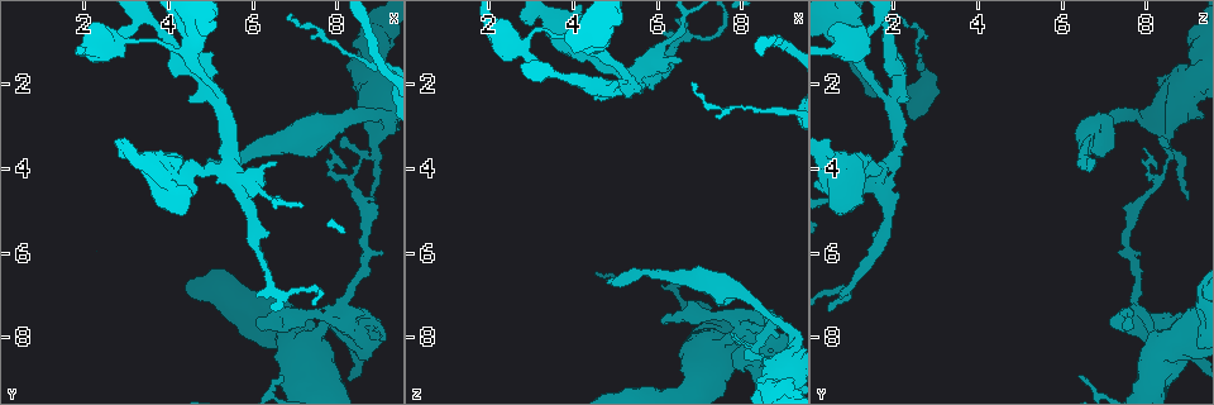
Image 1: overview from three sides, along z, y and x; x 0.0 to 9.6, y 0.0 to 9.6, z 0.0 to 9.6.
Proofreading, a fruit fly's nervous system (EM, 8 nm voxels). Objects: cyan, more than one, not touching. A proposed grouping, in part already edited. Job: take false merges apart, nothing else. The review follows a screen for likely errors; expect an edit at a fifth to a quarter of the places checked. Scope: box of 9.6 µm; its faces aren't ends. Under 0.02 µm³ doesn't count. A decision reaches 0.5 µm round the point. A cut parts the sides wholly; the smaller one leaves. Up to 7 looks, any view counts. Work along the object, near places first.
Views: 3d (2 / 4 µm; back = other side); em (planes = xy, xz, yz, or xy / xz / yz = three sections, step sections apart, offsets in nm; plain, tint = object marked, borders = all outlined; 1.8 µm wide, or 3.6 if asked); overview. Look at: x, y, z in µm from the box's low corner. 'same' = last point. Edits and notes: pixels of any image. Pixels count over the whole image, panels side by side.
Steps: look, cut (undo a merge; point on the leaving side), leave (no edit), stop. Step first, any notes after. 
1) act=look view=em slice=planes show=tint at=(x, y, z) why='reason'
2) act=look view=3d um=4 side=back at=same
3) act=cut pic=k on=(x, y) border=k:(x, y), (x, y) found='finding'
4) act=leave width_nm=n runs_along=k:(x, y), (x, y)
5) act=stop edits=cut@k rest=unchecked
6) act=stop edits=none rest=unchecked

act=look view=em slice=planes show=tint at=(5.35, 2.75, 2.05) why='three-way junction'

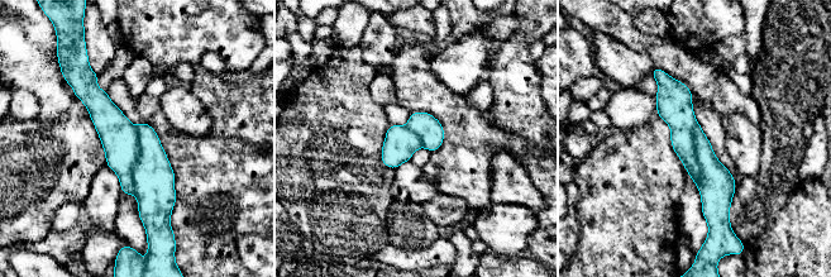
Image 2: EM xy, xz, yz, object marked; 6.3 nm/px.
act=cut pic=2 on=(118, 135) part_leaving=2:(94, 76), (130, 191) found='a second neuron is stuck on'

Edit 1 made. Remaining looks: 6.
act=look view=em um=3.6 slice=planes show=tint at=(7.60, 2.95, 6.90) why='three-way junction'

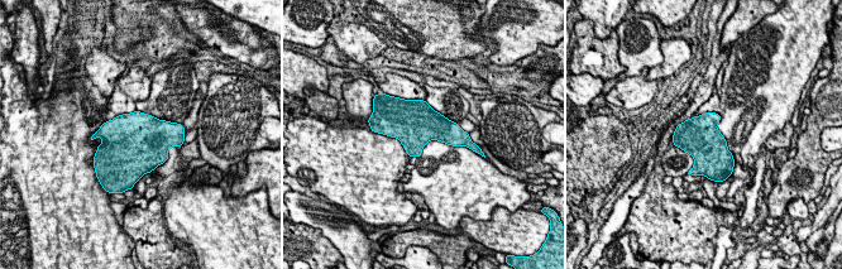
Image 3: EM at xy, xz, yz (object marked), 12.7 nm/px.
act=leave found='continuous, no second neuron'

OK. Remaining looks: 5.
act=look view=3d um=4 at=(8.05, 7.35, 7.85) why='narrows sharply'

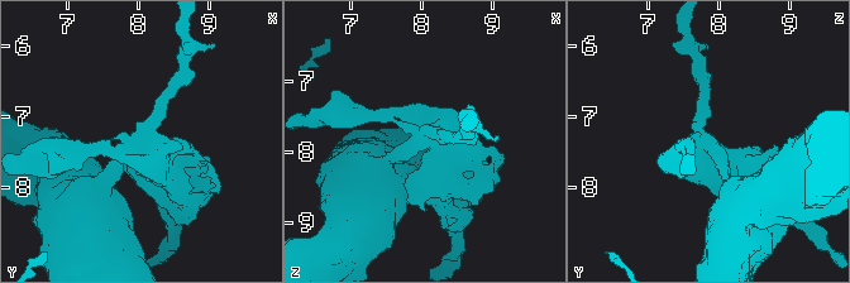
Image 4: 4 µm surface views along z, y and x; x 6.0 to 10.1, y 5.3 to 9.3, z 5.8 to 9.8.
act=look view=em slice=planes show=plain at=(8.05, 7.40, 7.80) why='shape alone is not enough'

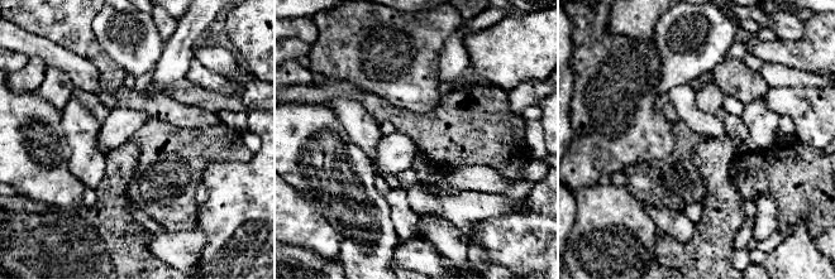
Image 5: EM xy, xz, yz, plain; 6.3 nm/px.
act=look view=em slice=planes show=tint at=same

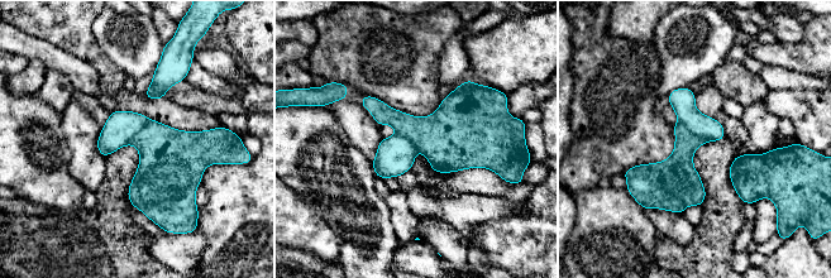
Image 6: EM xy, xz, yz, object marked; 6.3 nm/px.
act=cut pic=6 on=(678, 169) border=6:(678, 120), (705, 142) found='two neurons meet here'

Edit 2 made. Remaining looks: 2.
act=stop edits=cut@2,cut@6 rest=unchecked

